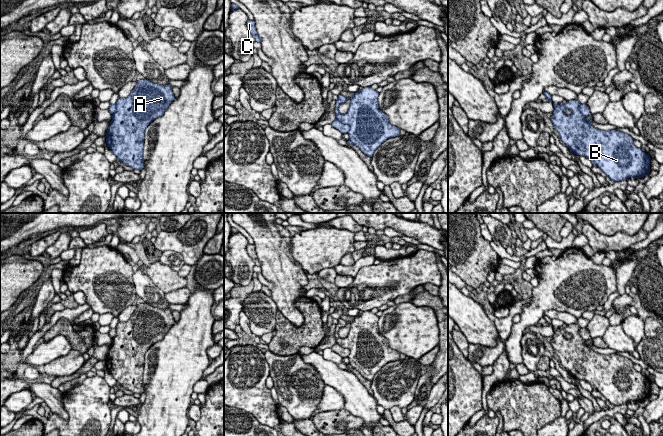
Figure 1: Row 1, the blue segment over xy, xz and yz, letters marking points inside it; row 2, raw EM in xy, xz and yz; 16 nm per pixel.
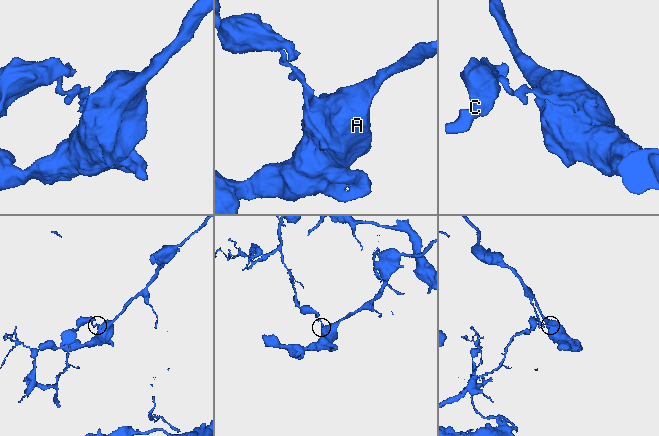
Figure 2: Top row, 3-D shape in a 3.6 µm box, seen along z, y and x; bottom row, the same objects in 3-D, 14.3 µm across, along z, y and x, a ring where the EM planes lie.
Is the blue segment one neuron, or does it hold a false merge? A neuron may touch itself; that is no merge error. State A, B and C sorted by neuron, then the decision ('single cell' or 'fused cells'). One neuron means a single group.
groups A B / C; fused cells

